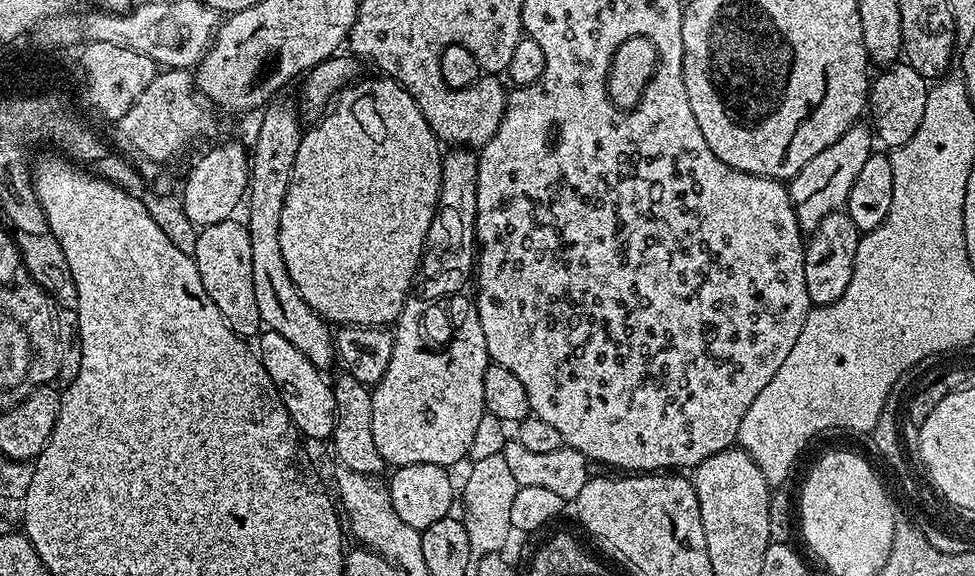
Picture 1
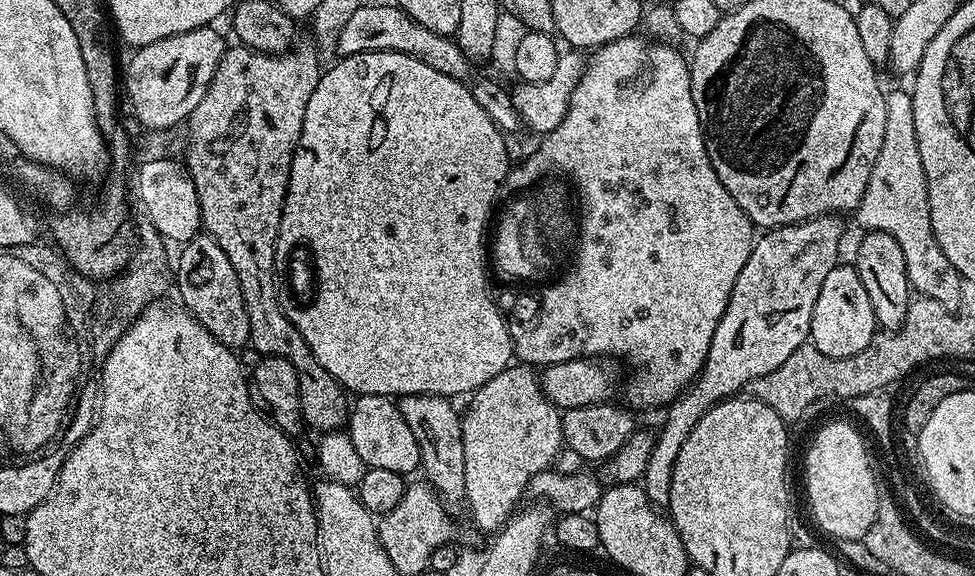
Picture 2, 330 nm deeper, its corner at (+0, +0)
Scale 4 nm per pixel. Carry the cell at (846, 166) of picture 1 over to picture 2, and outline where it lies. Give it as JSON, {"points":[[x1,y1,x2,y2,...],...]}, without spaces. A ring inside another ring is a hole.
{"points":[[825,214,781,228,769,228,755,237,750,258,746,258,746,266,742,266,738,282,730,290,726,314,722,314,718,330,714,330,702,370,667,405,664,425,655,433,650,462,646,462,642,477,644,493,652,504,666,506,670,502,670,482,678,450,682,450,682,442,690,438,690,430,698,426,700,419,721,400,735,397,739,388,747,389,758,378,778,370,809,339,814,302,818,302,826,274,838,263,836,255,844,236,844,224,840,220,843,219,839,215]]}

